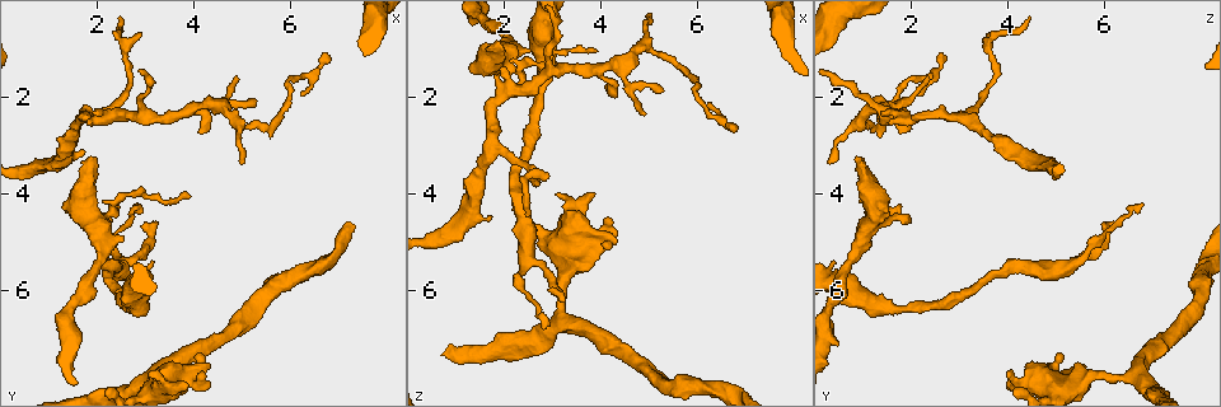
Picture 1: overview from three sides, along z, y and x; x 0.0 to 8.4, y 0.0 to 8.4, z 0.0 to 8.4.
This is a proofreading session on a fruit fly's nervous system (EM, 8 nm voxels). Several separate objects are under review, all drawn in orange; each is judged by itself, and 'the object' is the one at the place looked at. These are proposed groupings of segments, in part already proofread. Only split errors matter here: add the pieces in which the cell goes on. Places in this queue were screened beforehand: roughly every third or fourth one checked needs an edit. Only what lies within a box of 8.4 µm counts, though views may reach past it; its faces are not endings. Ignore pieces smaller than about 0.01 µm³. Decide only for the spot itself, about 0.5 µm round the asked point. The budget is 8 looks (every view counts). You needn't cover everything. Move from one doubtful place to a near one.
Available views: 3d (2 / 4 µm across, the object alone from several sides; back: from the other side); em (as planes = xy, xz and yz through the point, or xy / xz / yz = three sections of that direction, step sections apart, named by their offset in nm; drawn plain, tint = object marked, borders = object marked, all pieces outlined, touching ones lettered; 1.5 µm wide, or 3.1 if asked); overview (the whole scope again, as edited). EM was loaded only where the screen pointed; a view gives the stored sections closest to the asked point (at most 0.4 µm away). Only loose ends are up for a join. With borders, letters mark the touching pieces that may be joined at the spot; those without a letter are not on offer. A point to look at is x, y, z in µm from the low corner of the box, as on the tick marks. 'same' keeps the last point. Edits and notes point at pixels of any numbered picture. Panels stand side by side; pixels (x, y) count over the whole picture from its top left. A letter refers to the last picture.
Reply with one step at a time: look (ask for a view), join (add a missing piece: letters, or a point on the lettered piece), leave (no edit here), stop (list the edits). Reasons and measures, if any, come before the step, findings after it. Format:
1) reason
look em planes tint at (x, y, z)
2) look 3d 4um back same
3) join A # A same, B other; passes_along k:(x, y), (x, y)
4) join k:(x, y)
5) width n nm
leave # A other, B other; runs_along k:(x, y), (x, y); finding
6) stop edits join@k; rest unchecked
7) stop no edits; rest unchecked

free end
look em planes tint at (3.30, 4.55, 6.25)

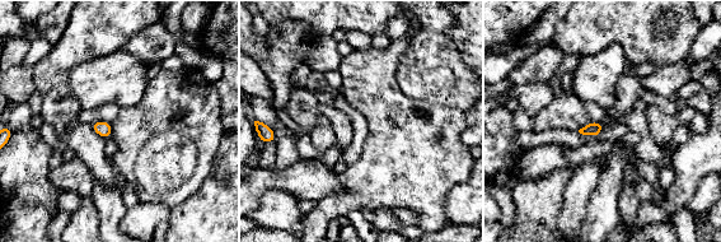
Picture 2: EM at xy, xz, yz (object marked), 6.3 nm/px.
look em planes borders same

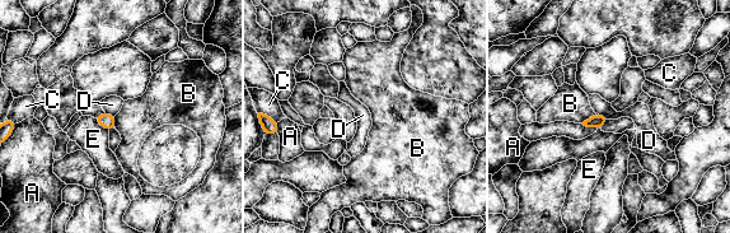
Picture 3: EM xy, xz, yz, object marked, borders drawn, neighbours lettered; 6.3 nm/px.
width 90 nm
leave # A other, B other, C other, D other, E other; no lettered piece goes on from it

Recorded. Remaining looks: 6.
free end
look 3d 4um at (1.90, 3.25, 0.85)

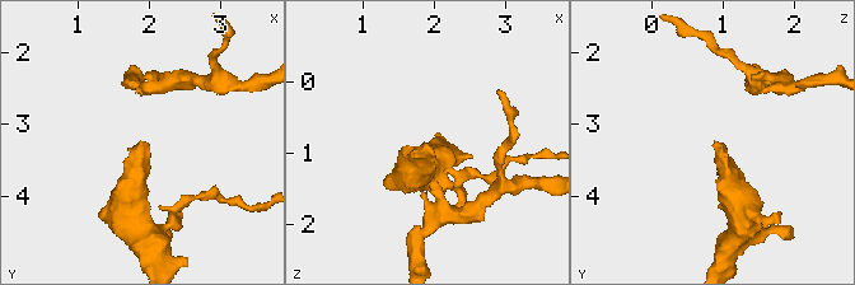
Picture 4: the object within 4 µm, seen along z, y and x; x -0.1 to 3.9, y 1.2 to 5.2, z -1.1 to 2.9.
look em xz step 8 plain at (1.90, 3.25, 0.90)

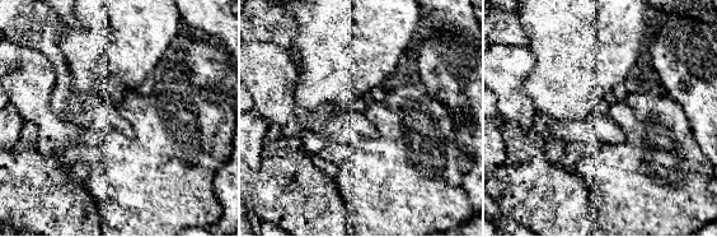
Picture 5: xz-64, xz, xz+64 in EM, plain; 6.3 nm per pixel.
look em xz step 8 borders same

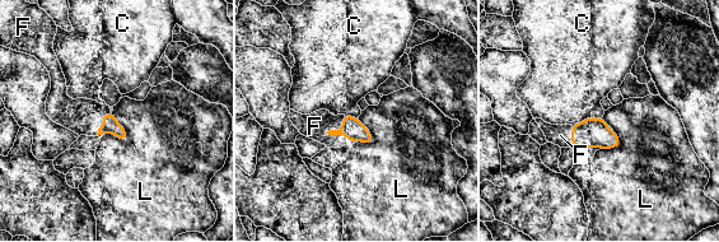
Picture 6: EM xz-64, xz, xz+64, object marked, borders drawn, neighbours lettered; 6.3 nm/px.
longest_contact L 220 nm
join F # C other, F same, L other; it goes on there

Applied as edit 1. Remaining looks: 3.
branch stops here
look em planes borders at (6.80, 1.15, 2.70)

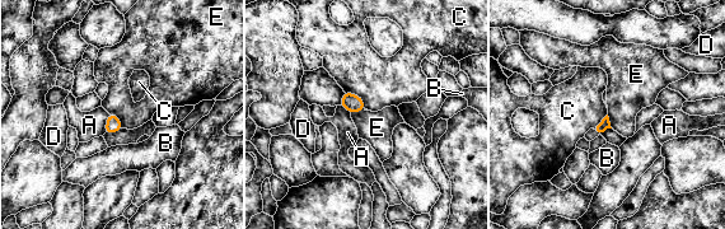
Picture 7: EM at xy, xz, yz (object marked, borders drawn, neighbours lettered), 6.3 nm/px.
longest_contact C 190 nm
leave # A other, B other, C other, D other, E other; border 7:(108, 112), (112, 112), (124, 127); none of them fits

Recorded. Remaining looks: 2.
stop edits join@6; rest unchecked

